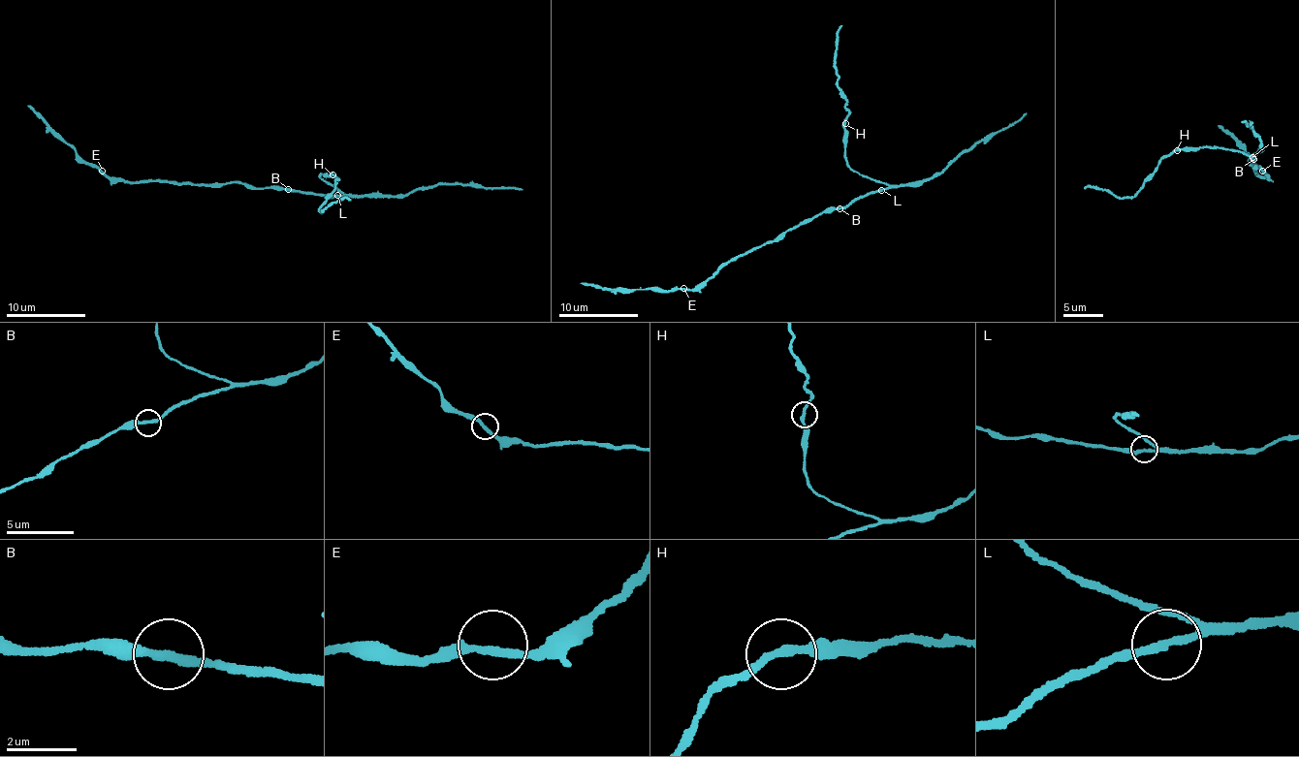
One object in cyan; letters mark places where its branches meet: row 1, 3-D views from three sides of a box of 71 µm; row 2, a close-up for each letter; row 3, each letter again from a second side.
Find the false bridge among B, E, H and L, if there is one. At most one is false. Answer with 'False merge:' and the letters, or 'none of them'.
False merge: none of them

